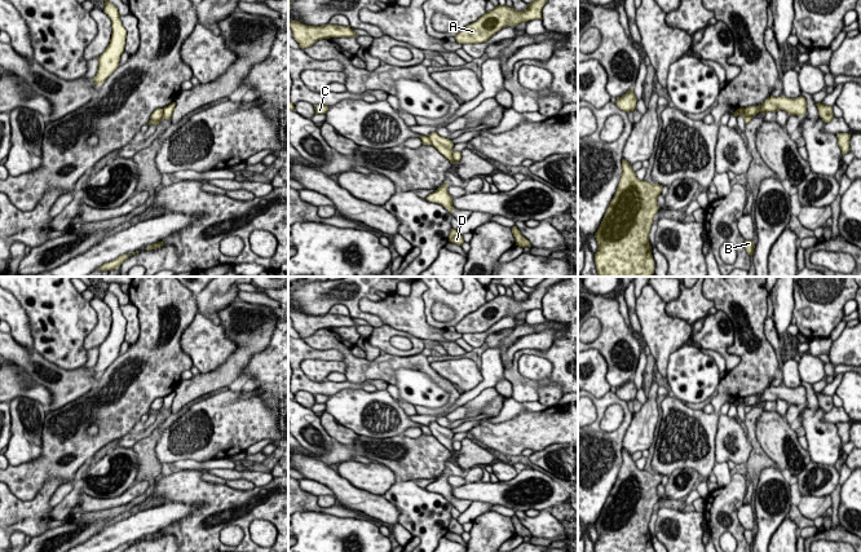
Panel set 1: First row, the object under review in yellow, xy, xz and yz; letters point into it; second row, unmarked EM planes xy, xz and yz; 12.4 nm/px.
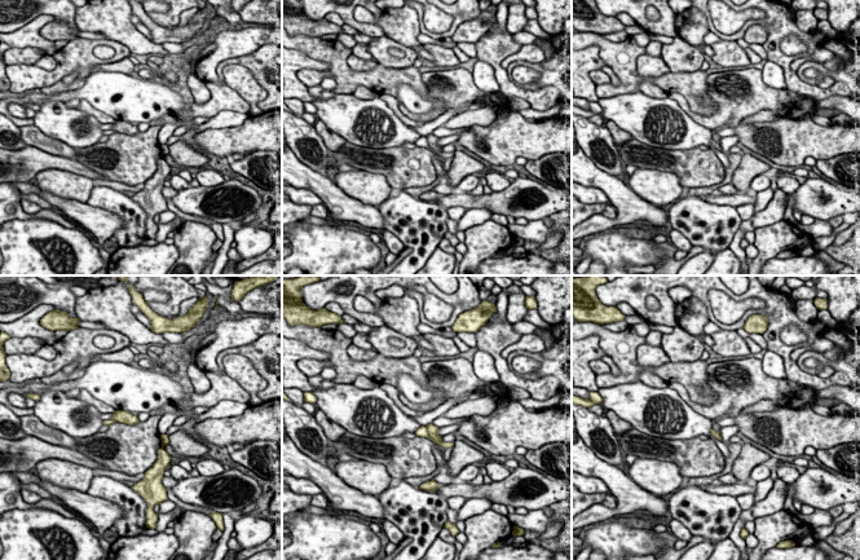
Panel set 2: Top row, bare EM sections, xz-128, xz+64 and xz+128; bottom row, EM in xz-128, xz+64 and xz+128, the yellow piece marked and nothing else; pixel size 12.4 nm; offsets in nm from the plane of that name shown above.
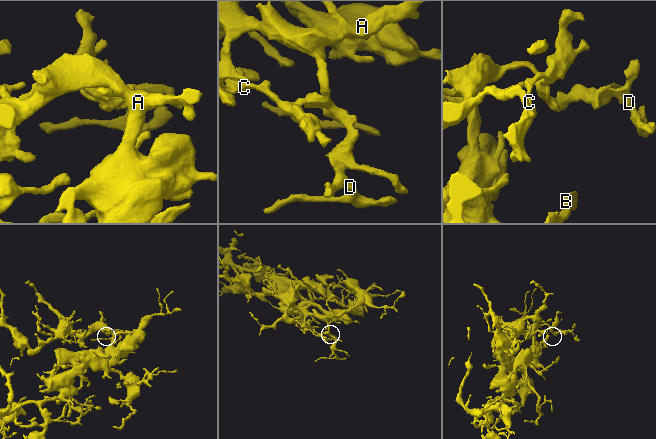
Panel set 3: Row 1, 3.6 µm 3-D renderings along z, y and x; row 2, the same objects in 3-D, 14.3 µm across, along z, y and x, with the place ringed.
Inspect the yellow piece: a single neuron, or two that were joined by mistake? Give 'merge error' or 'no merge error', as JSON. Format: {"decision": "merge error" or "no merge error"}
{"decision": "no merge error"}

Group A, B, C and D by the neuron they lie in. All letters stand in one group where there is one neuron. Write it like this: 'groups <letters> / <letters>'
groups A B C D

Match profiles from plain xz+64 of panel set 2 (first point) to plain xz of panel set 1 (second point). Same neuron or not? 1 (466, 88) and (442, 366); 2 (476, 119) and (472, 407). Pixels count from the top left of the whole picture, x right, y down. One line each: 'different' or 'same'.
1: same
2: different

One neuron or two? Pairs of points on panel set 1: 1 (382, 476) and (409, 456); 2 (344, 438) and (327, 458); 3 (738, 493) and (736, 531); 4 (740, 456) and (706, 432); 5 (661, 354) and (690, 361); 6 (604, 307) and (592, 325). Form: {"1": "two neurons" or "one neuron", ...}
{"1": "two neurons", "2": "two neurons", "3": "one neuron", "4": "two neurons", "5": "two neurons", "6": "two neurons"}

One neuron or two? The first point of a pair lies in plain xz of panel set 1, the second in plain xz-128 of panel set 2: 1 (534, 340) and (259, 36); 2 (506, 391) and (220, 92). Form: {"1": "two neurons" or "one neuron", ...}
{"1": "one neuron", "2": "two neurons"}

